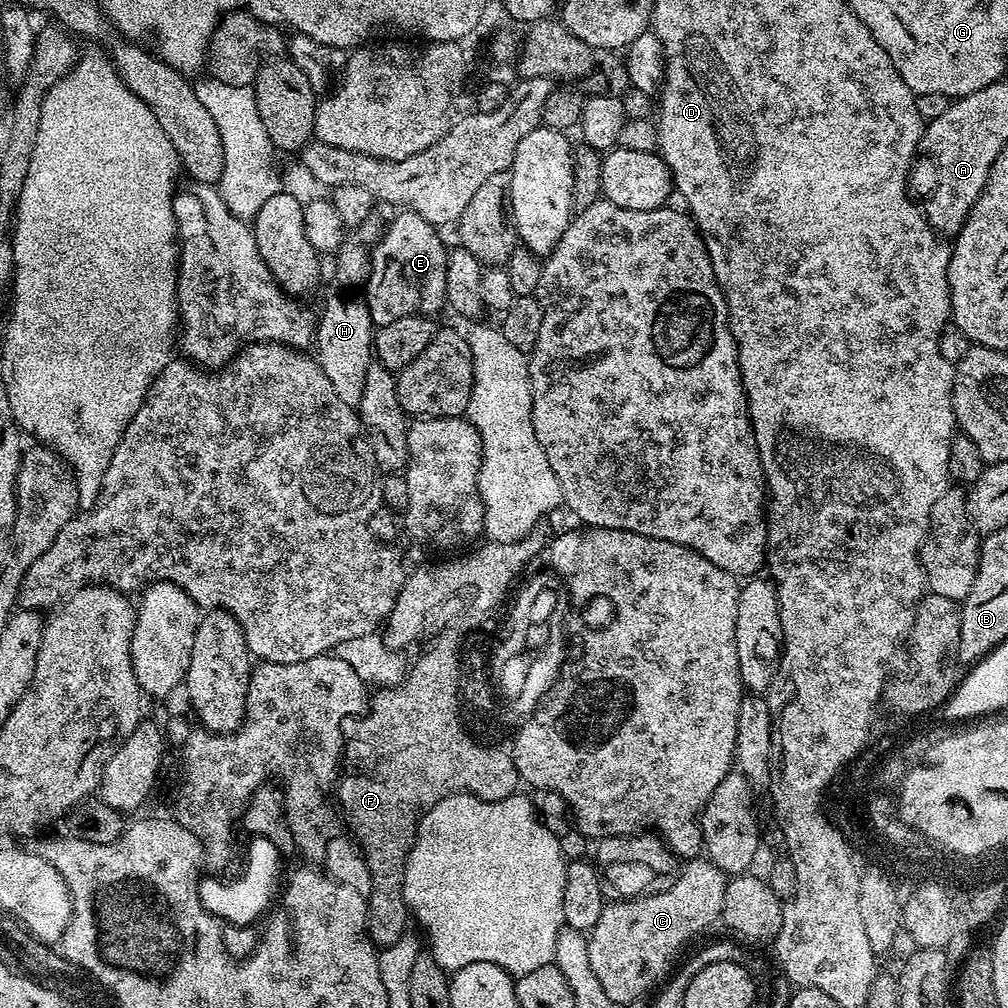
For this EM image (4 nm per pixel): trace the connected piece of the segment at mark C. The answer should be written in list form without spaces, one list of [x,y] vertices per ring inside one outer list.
[[[692,858],[681,867],[679,876],[666,890],[649,892],[647,896],[620,898],[615,901],[617,904],[605,903],[598,922],[587,933],[586,939],[590,970],[594,970],[594,978],[598,978],[602,990],[606,990],[606,998],[610,998],[618,1006],[624,1006],[631,1000],[638,999],[651,984],[659,985],[665,973],[673,967],[672,959],[675,958],[676,951],[691,936],[698,935],[703,928],[708,928],[720,920],[727,885],[726,873],[718,866],[714,866],[711,860]]]

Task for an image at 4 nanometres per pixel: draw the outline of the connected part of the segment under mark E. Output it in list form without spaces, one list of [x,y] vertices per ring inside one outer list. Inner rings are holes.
[[[407,210],[396,214],[392,225],[384,232],[384,237],[377,242],[376,248],[370,252],[370,267],[366,281],[368,296],[366,303],[372,316],[373,325],[379,326],[398,322],[398,318],[407,316],[432,316],[446,304],[446,266],[448,265],[449,249],[444,248],[444,240],[439,236],[437,225],[426,222],[418,214]]]

